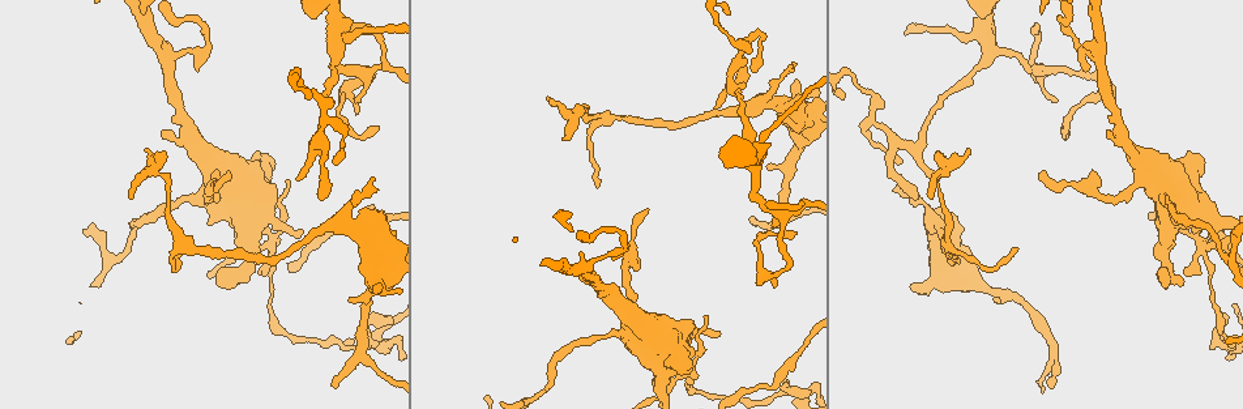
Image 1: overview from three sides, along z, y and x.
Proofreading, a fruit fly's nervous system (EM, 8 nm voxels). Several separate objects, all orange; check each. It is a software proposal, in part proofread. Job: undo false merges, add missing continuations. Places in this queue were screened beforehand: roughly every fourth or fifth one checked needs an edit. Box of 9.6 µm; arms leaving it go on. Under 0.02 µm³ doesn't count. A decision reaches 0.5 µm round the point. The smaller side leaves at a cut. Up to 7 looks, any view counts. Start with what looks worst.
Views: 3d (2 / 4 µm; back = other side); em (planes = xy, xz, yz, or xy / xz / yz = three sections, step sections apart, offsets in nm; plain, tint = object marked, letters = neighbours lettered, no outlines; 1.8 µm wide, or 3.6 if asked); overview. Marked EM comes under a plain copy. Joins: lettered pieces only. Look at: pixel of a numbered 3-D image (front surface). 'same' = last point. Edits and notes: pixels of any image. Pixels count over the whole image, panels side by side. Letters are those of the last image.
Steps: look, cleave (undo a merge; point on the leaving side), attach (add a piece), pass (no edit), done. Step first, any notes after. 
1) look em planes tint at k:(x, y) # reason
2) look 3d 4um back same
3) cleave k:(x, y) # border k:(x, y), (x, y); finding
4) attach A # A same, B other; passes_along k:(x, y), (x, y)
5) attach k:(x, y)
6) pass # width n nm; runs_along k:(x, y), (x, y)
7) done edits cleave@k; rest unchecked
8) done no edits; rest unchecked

look 3d 4um at 1:(937, 277) # calibre changes

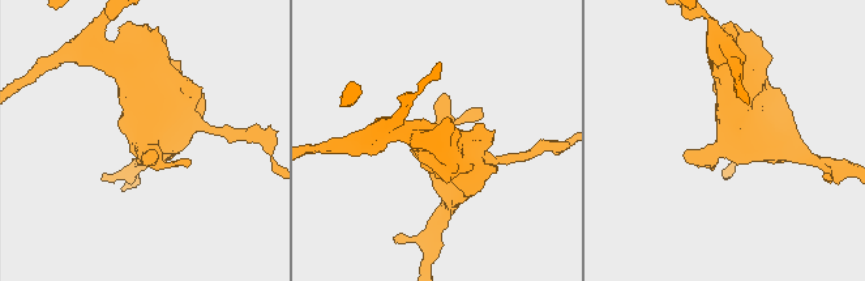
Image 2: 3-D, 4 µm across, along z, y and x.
look em 3.6um planes tint at 2:(145, 145) # now the EM

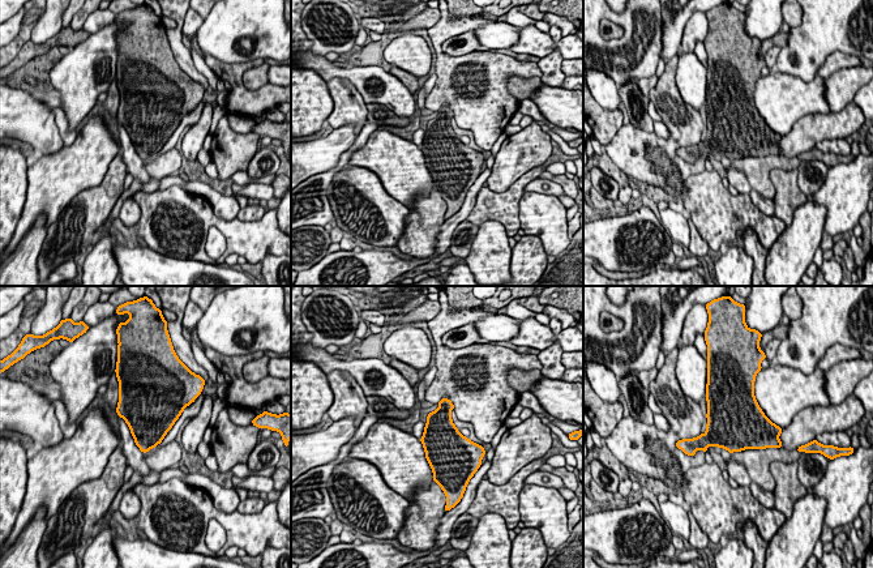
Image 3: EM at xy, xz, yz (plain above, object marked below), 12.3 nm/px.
look em 3.6um planes letters same # see the neighbours

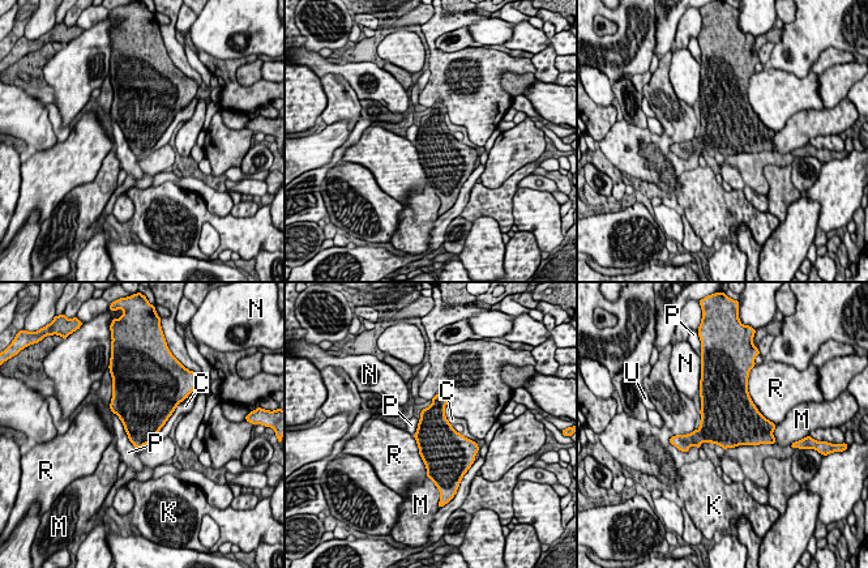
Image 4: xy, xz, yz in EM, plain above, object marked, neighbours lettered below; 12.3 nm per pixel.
pass # longest_contact P 550 nm; C other, K other, M other, N other, P other, R other, U other; continuous, no second cell

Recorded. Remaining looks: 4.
look 3d 4um at 1:(584, 105) # thick turns thin

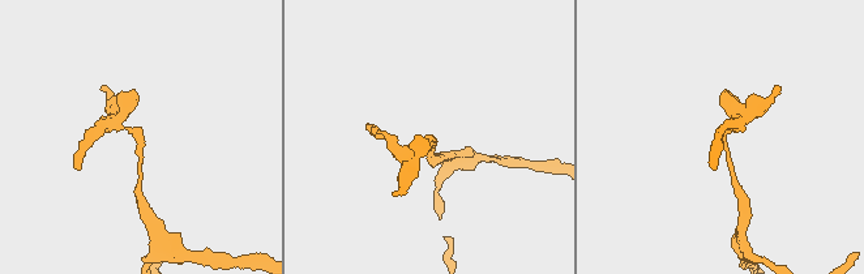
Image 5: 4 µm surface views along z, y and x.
look em planes letters at 5:(725, 137)

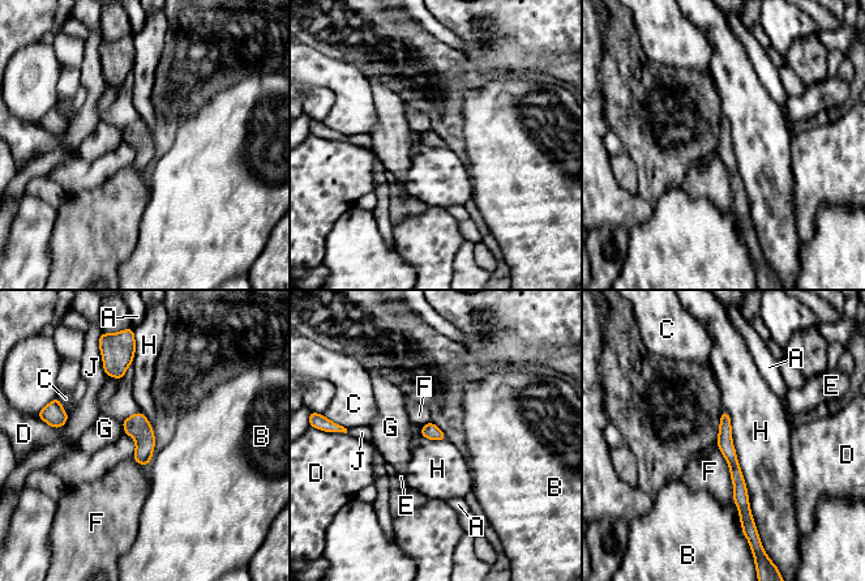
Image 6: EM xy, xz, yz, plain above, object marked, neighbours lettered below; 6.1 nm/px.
pass # width 100 nm; longest_contact H 750 nm; A other, B other, C other, D other, E other, F other, G other, H other, J other; continuous, no second cell

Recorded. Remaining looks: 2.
look em planes tint at 1:(338, 49) # thick turns thin

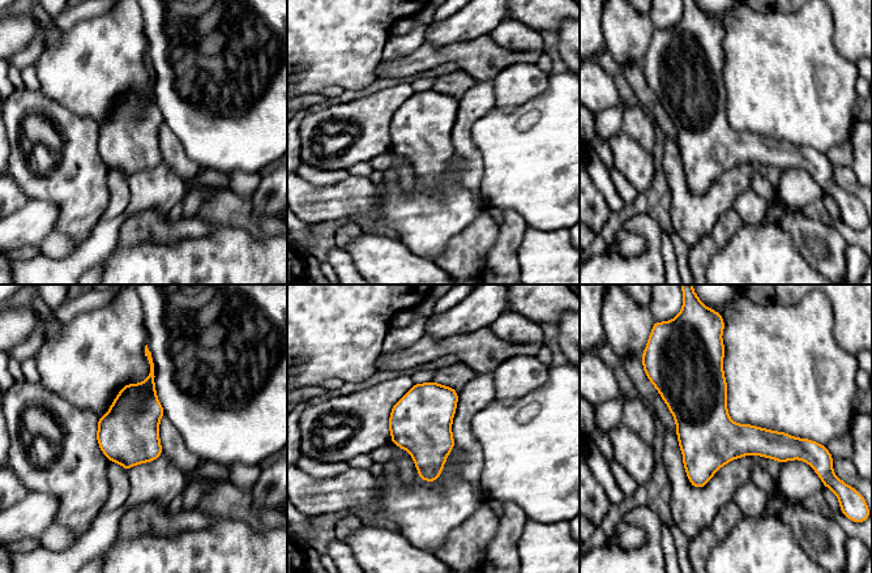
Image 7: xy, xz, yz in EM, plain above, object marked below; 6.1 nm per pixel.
look em planes letters same # see the neighbours

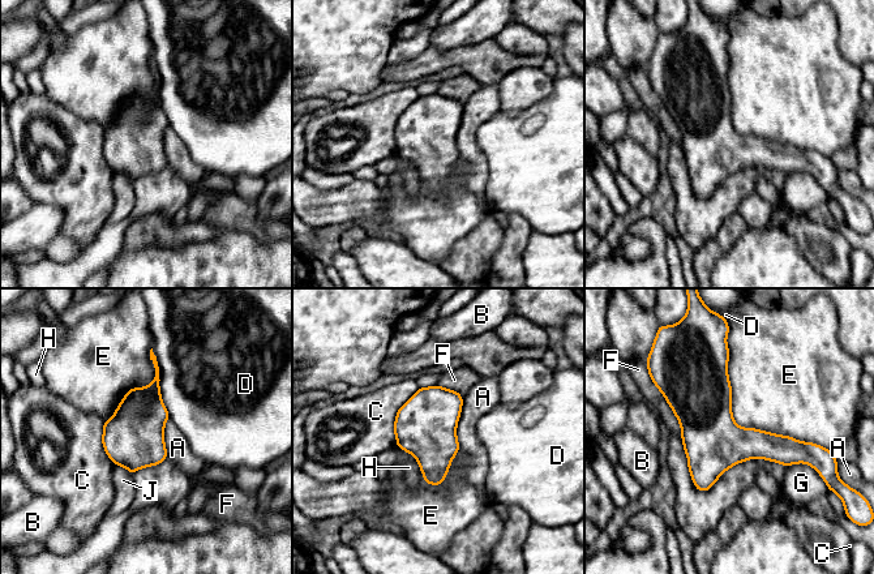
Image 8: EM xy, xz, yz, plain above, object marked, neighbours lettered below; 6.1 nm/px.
pass # A other, B other, C other, D other, E other, F other, G other, H other, J other; one cell here

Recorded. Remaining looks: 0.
done no edits; rest unchecked

